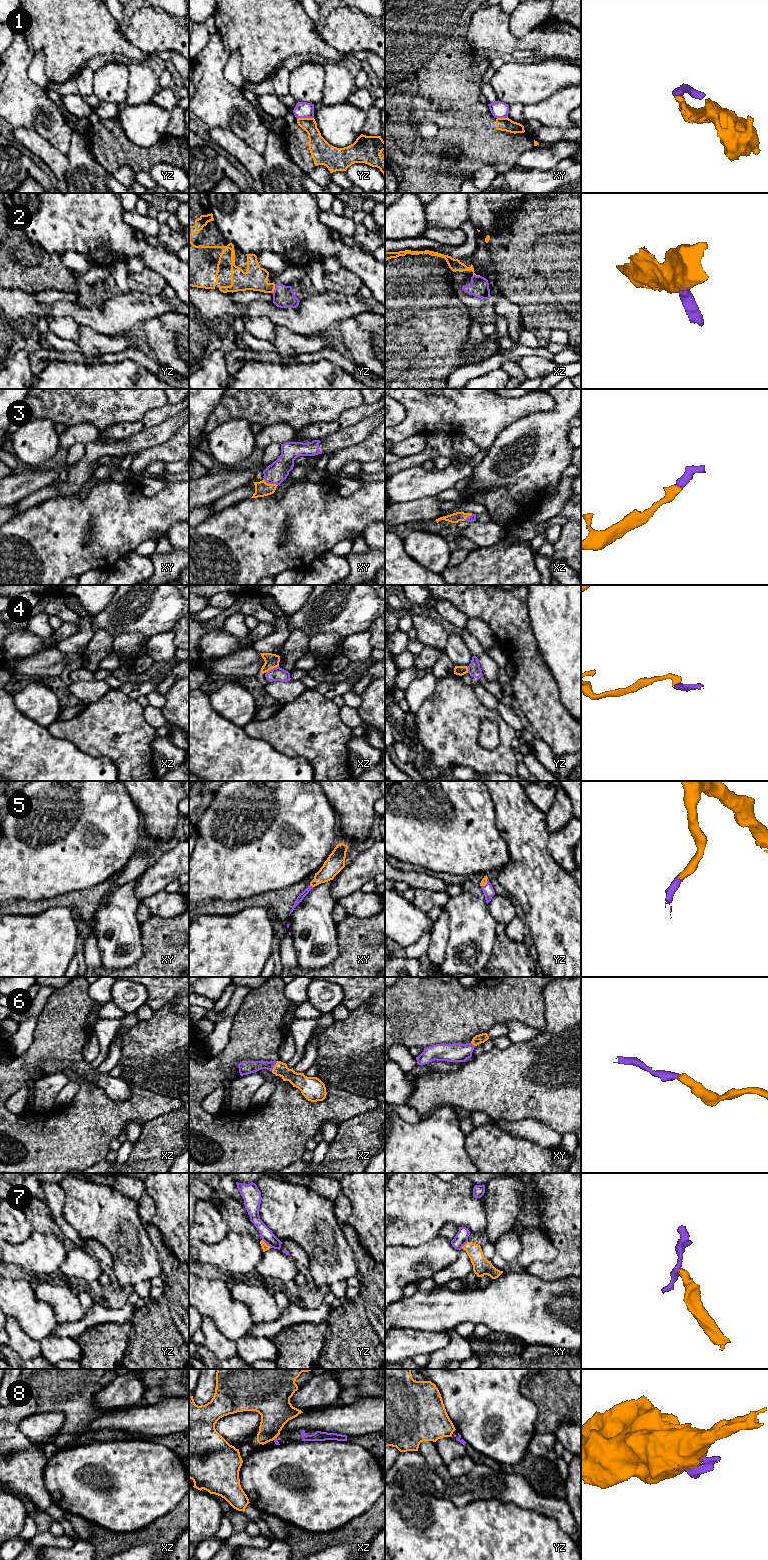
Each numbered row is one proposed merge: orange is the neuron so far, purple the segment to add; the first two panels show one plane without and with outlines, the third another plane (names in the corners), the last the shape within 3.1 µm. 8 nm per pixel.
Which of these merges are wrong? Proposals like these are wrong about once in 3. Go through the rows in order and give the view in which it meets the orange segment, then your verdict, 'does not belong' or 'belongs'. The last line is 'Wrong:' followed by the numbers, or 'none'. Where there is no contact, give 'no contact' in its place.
1: yz | does not belong
2: yz | does not belong
3: xy | belongs
4: xz | does not belong
5: xy | belongs
6: xz | belongs
7: yz | does not belong
8: xz | does not belong
Wrong: 1, 2, 4, 7, 8

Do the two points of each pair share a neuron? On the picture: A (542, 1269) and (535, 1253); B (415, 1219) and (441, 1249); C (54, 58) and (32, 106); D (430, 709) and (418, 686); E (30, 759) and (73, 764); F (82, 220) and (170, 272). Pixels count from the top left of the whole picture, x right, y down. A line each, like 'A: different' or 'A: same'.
A: different
B: different
C: different
D: different
E: same
F: same

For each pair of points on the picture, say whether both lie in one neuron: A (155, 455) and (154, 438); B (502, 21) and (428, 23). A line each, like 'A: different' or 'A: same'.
A: different
B: different

